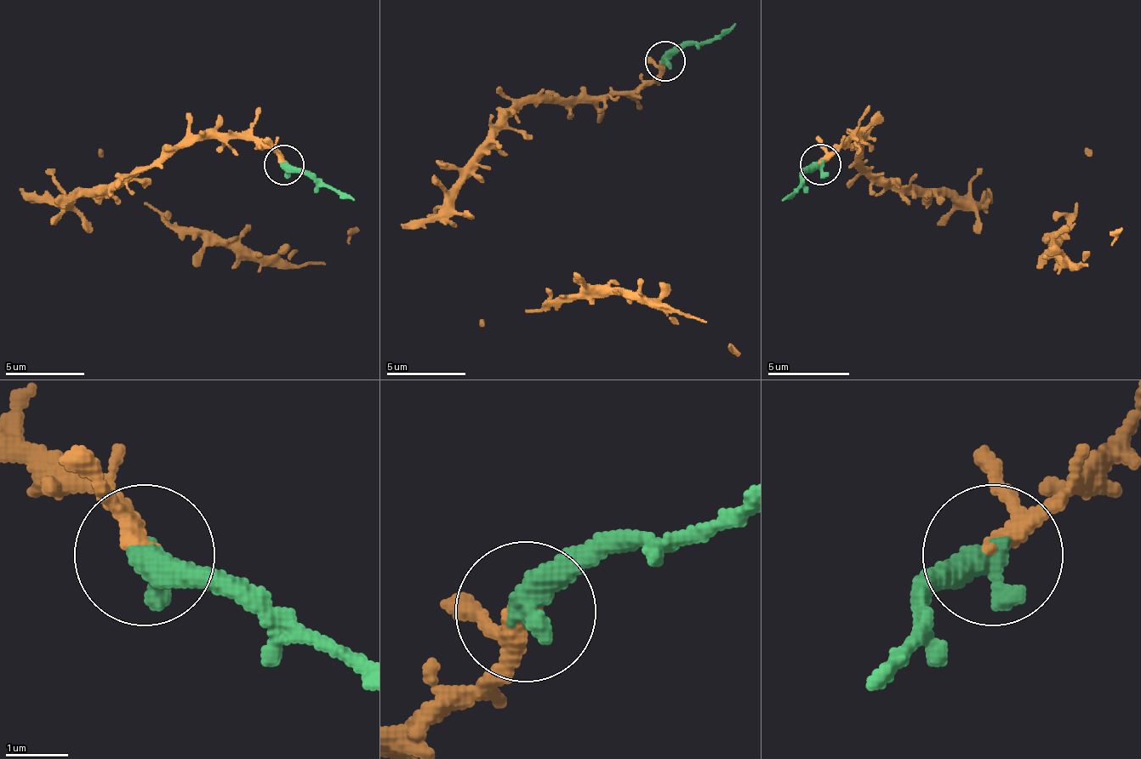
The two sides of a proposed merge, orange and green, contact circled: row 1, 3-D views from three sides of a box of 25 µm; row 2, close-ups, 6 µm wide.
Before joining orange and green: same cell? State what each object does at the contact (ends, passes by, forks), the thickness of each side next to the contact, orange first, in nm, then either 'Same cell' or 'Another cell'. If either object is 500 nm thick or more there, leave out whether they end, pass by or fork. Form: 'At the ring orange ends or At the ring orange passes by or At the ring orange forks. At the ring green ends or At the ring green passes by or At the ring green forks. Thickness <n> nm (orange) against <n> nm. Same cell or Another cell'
Thickness 240 nm (orange) against 550 nm. Same cell

